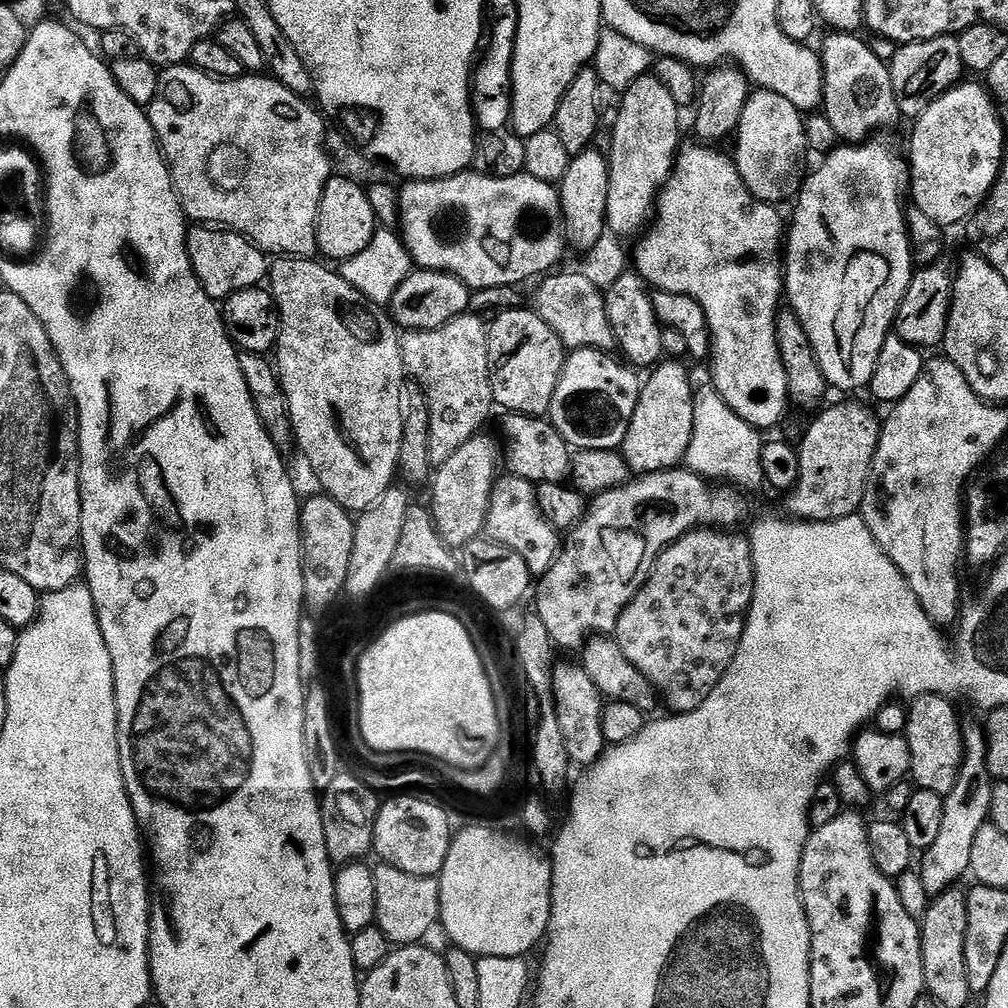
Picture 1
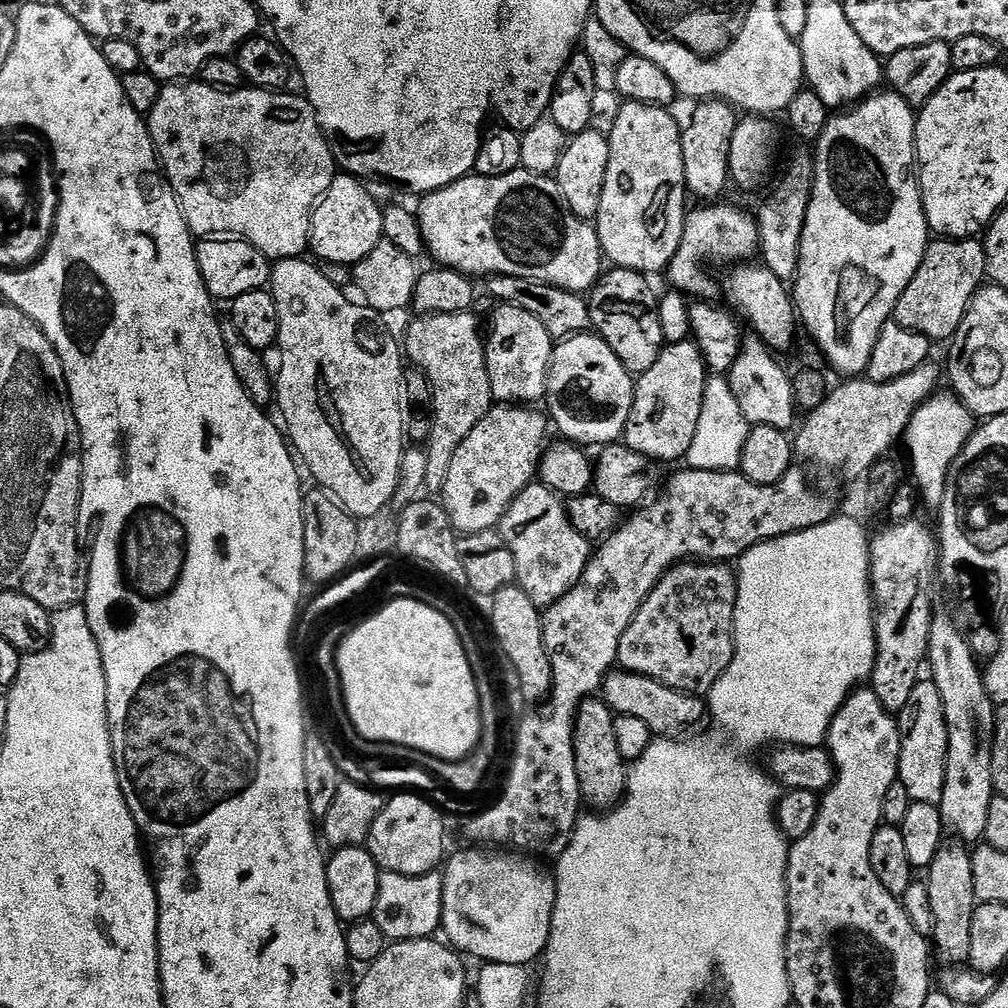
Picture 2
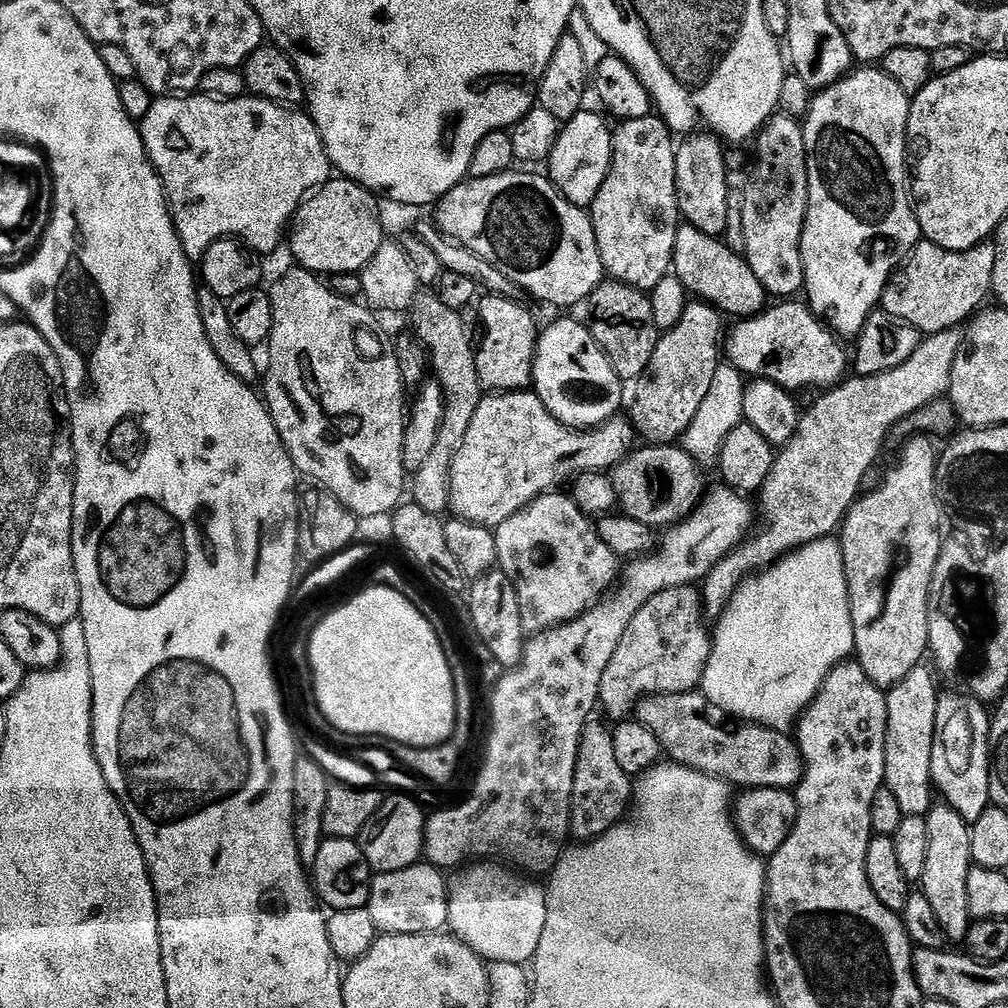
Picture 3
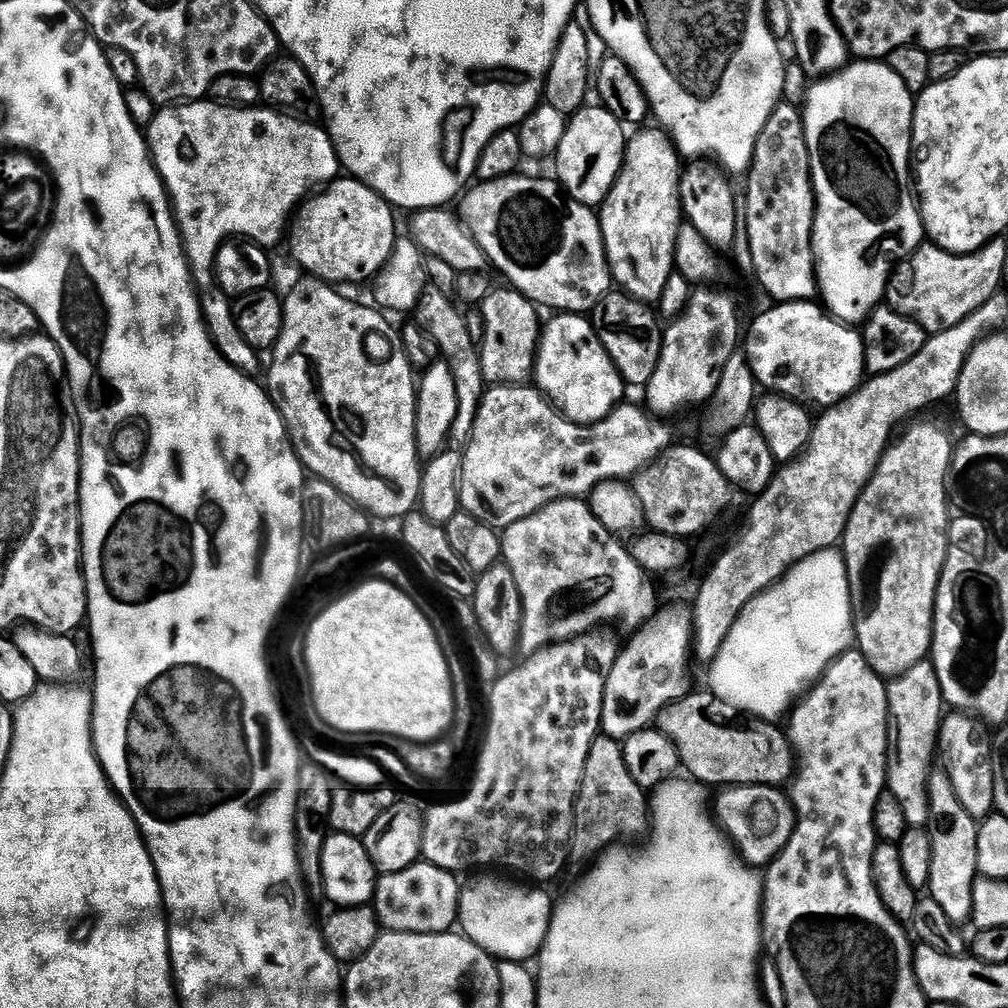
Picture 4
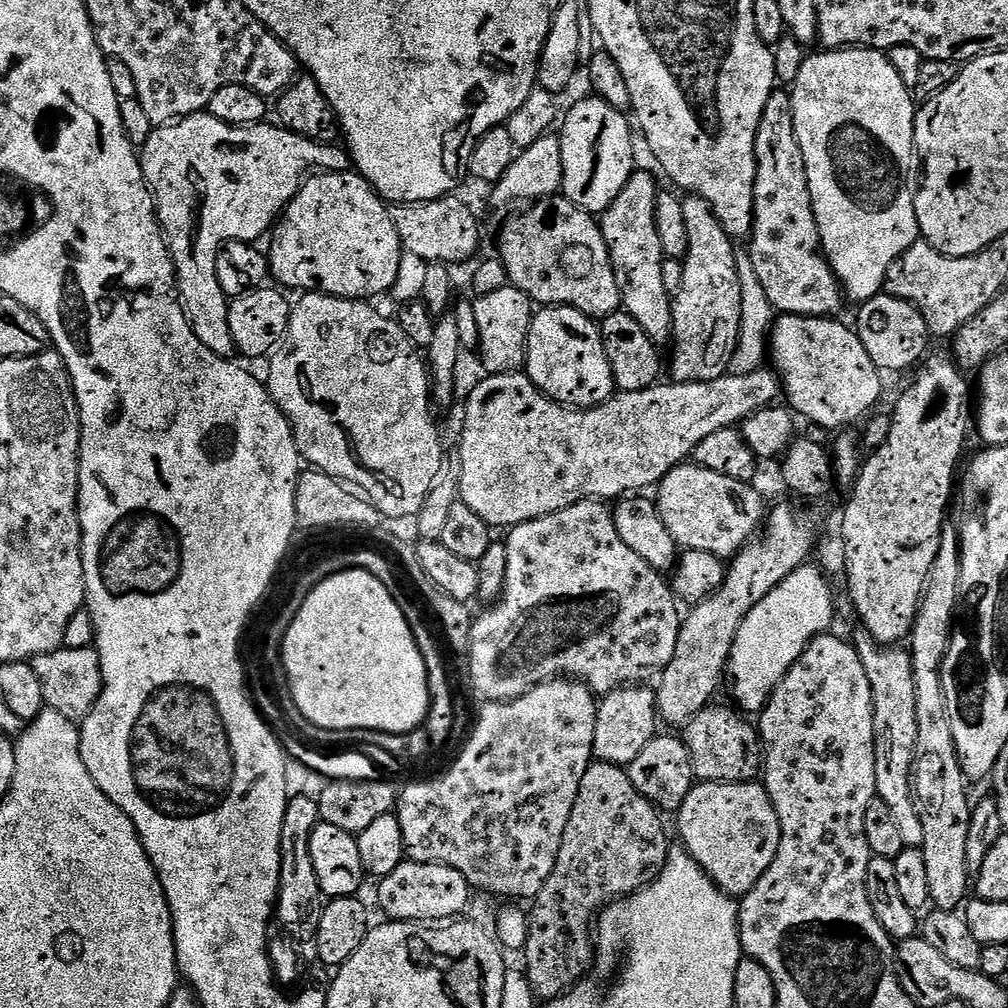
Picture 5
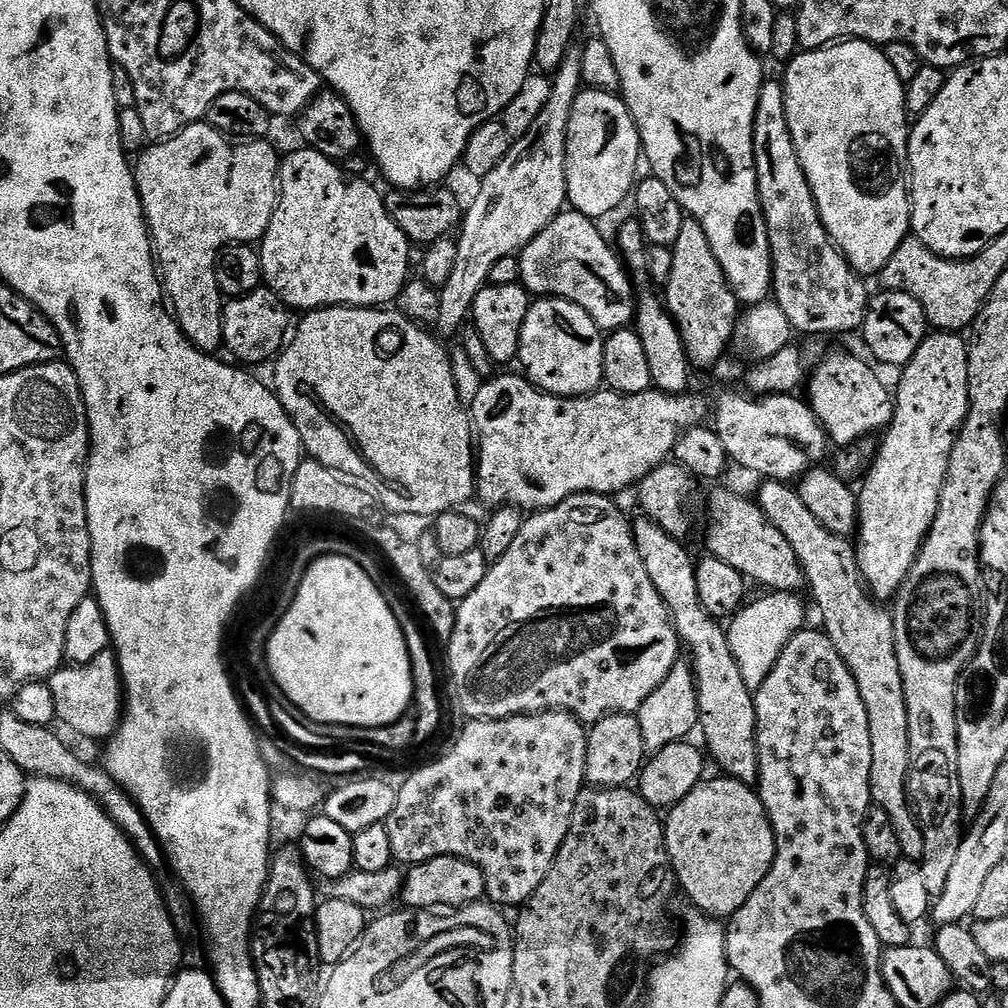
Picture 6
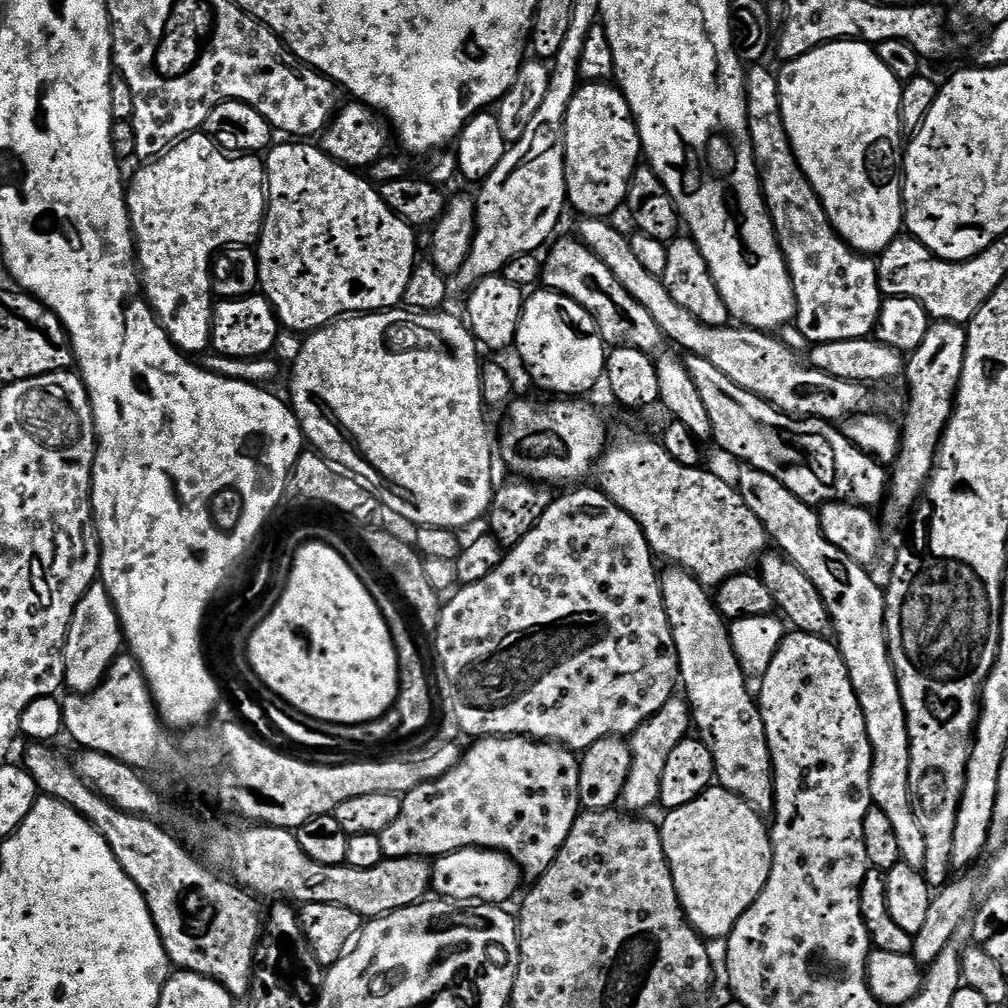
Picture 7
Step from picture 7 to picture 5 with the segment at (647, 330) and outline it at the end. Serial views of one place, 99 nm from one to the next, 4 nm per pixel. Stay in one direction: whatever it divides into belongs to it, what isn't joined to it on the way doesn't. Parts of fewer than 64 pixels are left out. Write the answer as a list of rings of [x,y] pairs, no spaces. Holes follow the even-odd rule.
[[[563,194],[549,196],[547,200],[537,200],[520,211],[524,210],[525,212],[510,217],[500,232],[498,259],[506,266],[511,287],[525,292],[537,305],[576,308],[597,322],[621,311],[622,297],[614,278],[604,231],[600,229],[597,217],[574,206],[574,202],[567,200]]]

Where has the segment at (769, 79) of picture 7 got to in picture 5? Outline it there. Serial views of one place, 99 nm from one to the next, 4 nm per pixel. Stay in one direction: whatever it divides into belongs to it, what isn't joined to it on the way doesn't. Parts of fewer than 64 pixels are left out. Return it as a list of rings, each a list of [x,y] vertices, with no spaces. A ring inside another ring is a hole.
[[[773,90],[770,94],[770,98],[766,102],[766,110],[762,110],[762,118],[758,122],[758,134],[756,135],[756,181],[754,182],[754,214],[752,215],[752,234],[750,237],[750,251],[752,253],[752,261],[754,262],[754,274],[758,274],[758,282],[762,282],[762,290],[766,290],[766,298],[770,298],[772,307],[777,313],[785,316],[822,316],[832,318],[837,315],[836,311],[840,308],[842,289],[820,247],[820,235],[818,234],[818,226],[814,218],[814,210],[812,209],[812,199],[810,198],[808,179],[806,178],[806,166],[802,158],[802,150],[798,146],[798,138],[794,134],[792,97],[787,91],[780,91],[784,90]]]

